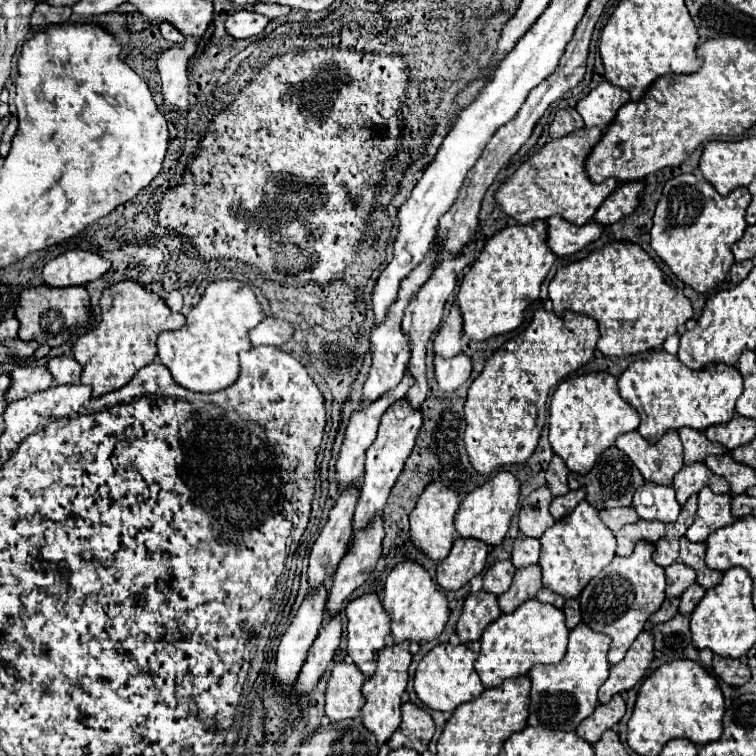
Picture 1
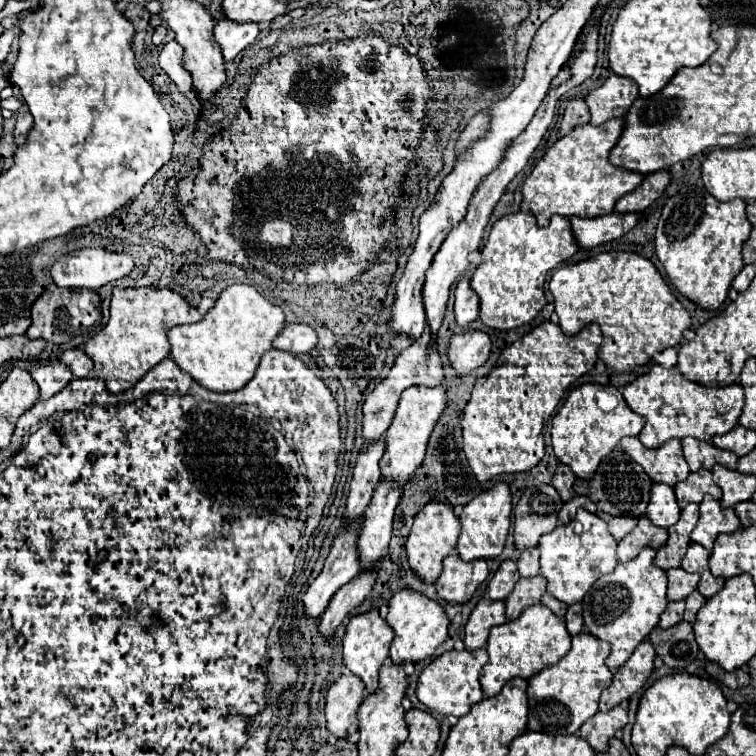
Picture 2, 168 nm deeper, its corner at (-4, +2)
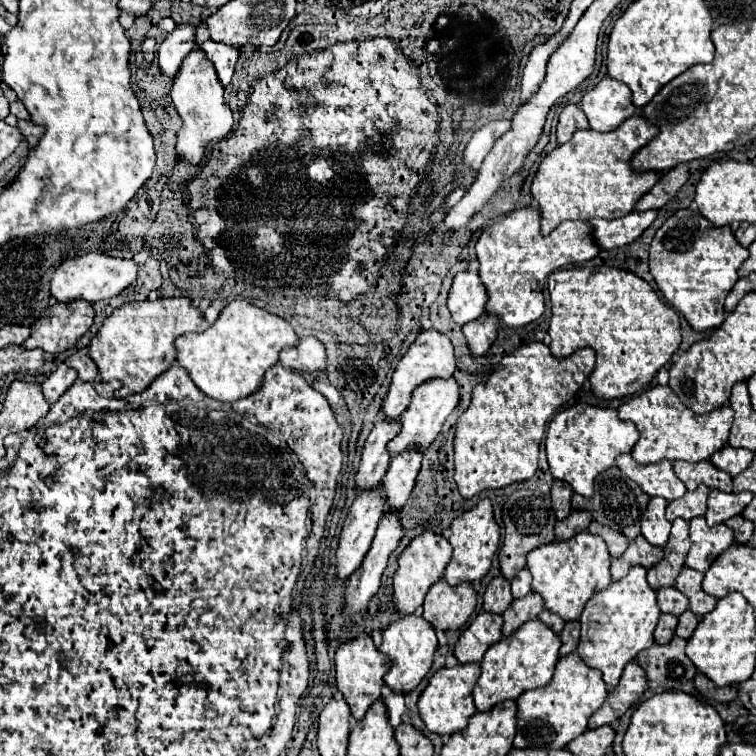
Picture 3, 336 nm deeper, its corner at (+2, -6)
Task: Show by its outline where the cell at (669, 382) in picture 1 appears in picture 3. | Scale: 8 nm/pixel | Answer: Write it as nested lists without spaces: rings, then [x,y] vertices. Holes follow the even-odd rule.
[[[652,386],[646,392],[630,398],[624,406],[618,408],[618,416],[636,424],[640,438],[632,448],[632,458],[638,464],[654,464],[658,460],[686,460],[686,462],[702,462],[708,460],[714,452],[728,444],[728,432],[732,428],[734,412],[728,406],[716,408],[706,416],[696,416],[690,408],[686,408],[670,386]]]

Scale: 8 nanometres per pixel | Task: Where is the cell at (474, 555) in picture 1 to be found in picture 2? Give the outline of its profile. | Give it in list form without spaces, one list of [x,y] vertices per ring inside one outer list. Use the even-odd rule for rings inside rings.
[[[452,554],[444,558],[444,570],[440,578],[434,582],[440,598],[456,604],[464,604],[472,598],[476,588],[488,576],[488,562],[486,560],[472,560],[464,562],[460,556]]]

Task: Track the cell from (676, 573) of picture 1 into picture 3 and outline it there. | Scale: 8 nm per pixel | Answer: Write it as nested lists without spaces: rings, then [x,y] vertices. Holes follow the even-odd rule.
[[[674,586],[662,588],[662,590],[658,590],[658,606],[666,614],[680,616],[682,612],[688,610],[688,598],[682,592],[678,592]]]

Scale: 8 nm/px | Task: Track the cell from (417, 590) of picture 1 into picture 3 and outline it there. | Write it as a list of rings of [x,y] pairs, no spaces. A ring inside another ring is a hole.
[[[410,614],[410,616],[404,616],[402,620],[396,620],[394,624],[390,624],[390,628],[382,632],[382,636],[384,636],[384,642],[378,650],[384,652],[392,664],[390,672],[384,676],[386,686],[392,688],[394,692],[402,692],[402,694],[412,692],[422,682],[422,678],[428,674],[428,670],[432,666],[432,656],[438,648],[434,628],[424,618]]]

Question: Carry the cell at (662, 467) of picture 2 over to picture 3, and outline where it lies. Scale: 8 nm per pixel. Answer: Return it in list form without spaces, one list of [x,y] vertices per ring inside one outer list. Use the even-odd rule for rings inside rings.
[[[622,454],[616,460],[616,466],[630,478],[634,480],[648,496],[662,496],[668,502],[678,500],[684,496],[686,486],[674,476],[672,472],[672,462],[660,460],[656,464],[642,466],[634,462],[630,454]]]

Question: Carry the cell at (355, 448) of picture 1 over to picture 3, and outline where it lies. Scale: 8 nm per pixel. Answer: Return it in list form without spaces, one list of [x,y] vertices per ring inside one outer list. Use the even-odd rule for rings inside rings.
[[[424,330],[420,336],[414,340],[406,356],[398,362],[398,368],[392,376],[392,384],[388,390],[388,396],[384,398],[382,404],[382,416],[386,418],[398,418],[410,404],[410,396],[414,388],[430,378],[450,378],[456,370],[456,360],[454,360],[454,346],[450,338],[438,330]]]

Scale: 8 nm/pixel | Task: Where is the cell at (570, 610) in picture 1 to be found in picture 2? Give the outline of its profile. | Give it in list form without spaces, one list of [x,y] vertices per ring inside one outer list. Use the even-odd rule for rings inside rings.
[[[572,604],[568,606],[568,612],[566,612],[566,626],[568,626],[568,632],[572,636],[580,634],[582,632],[582,604]]]

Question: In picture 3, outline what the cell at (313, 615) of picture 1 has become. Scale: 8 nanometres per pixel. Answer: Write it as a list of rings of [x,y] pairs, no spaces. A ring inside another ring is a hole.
[[[382,486],[372,488],[372,492],[358,492],[340,534],[340,544],[336,550],[338,578],[346,580],[364,560],[378,522],[384,514],[386,500],[382,500]]]

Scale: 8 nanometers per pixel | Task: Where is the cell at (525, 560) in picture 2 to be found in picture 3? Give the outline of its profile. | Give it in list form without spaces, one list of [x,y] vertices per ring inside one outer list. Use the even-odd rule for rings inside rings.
[[[522,568],[522,570],[518,572],[518,576],[512,580],[512,596],[514,596],[514,598],[526,596],[526,594],[530,592],[530,580],[532,580],[532,576],[530,576],[528,568]]]

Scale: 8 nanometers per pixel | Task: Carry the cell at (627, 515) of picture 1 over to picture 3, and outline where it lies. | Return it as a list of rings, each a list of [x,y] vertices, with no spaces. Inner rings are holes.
[[[592,522],[588,530],[590,530],[592,534],[598,534],[598,536],[604,538],[604,542],[606,542],[608,548],[610,548],[610,556],[616,558],[616,556],[622,556],[622,552],[626,552],[626,548],[628,548],[628,538],[626,538],[626,536],[622,536],[622,534],[614,532],[614,530],[598,524],[598,522]]]

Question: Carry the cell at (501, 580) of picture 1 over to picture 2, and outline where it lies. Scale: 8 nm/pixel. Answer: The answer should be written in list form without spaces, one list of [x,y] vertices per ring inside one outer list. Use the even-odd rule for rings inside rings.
[[[504,560],[500,564],[500,568],[496,570],[496,574],[492,576],[492,580],[488,582],[488,596],[492,600],[506,600],[514,588],[514,584],[518,582],[518,578],[520,578],[520,574],[516,570],[516,562]]]

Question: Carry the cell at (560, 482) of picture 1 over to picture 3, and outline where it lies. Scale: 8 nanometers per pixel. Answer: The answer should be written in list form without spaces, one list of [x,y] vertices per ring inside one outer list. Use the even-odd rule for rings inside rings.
[[[560,480],[554,482],[550,498],[552,498],[552,508],[554,508],[554,514],[558,520],[564,520],[572,512],[572,508],[570,508],[572,494],[574,494],[574,490],[570,488],[570,484],[564,484]]]

